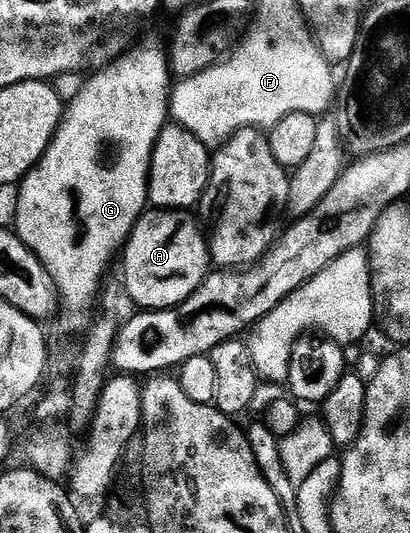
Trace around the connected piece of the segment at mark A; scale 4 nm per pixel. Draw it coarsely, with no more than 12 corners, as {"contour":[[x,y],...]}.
{"contour":[[188,211],[140,214],[122,250],[144,311],[181,305],[208,276]]}

